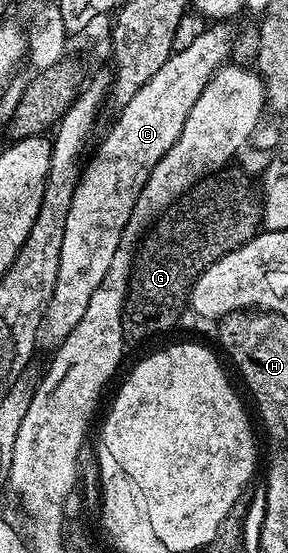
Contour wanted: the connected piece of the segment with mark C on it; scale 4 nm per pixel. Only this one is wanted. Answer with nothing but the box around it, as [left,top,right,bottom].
[39,26,232,348]

